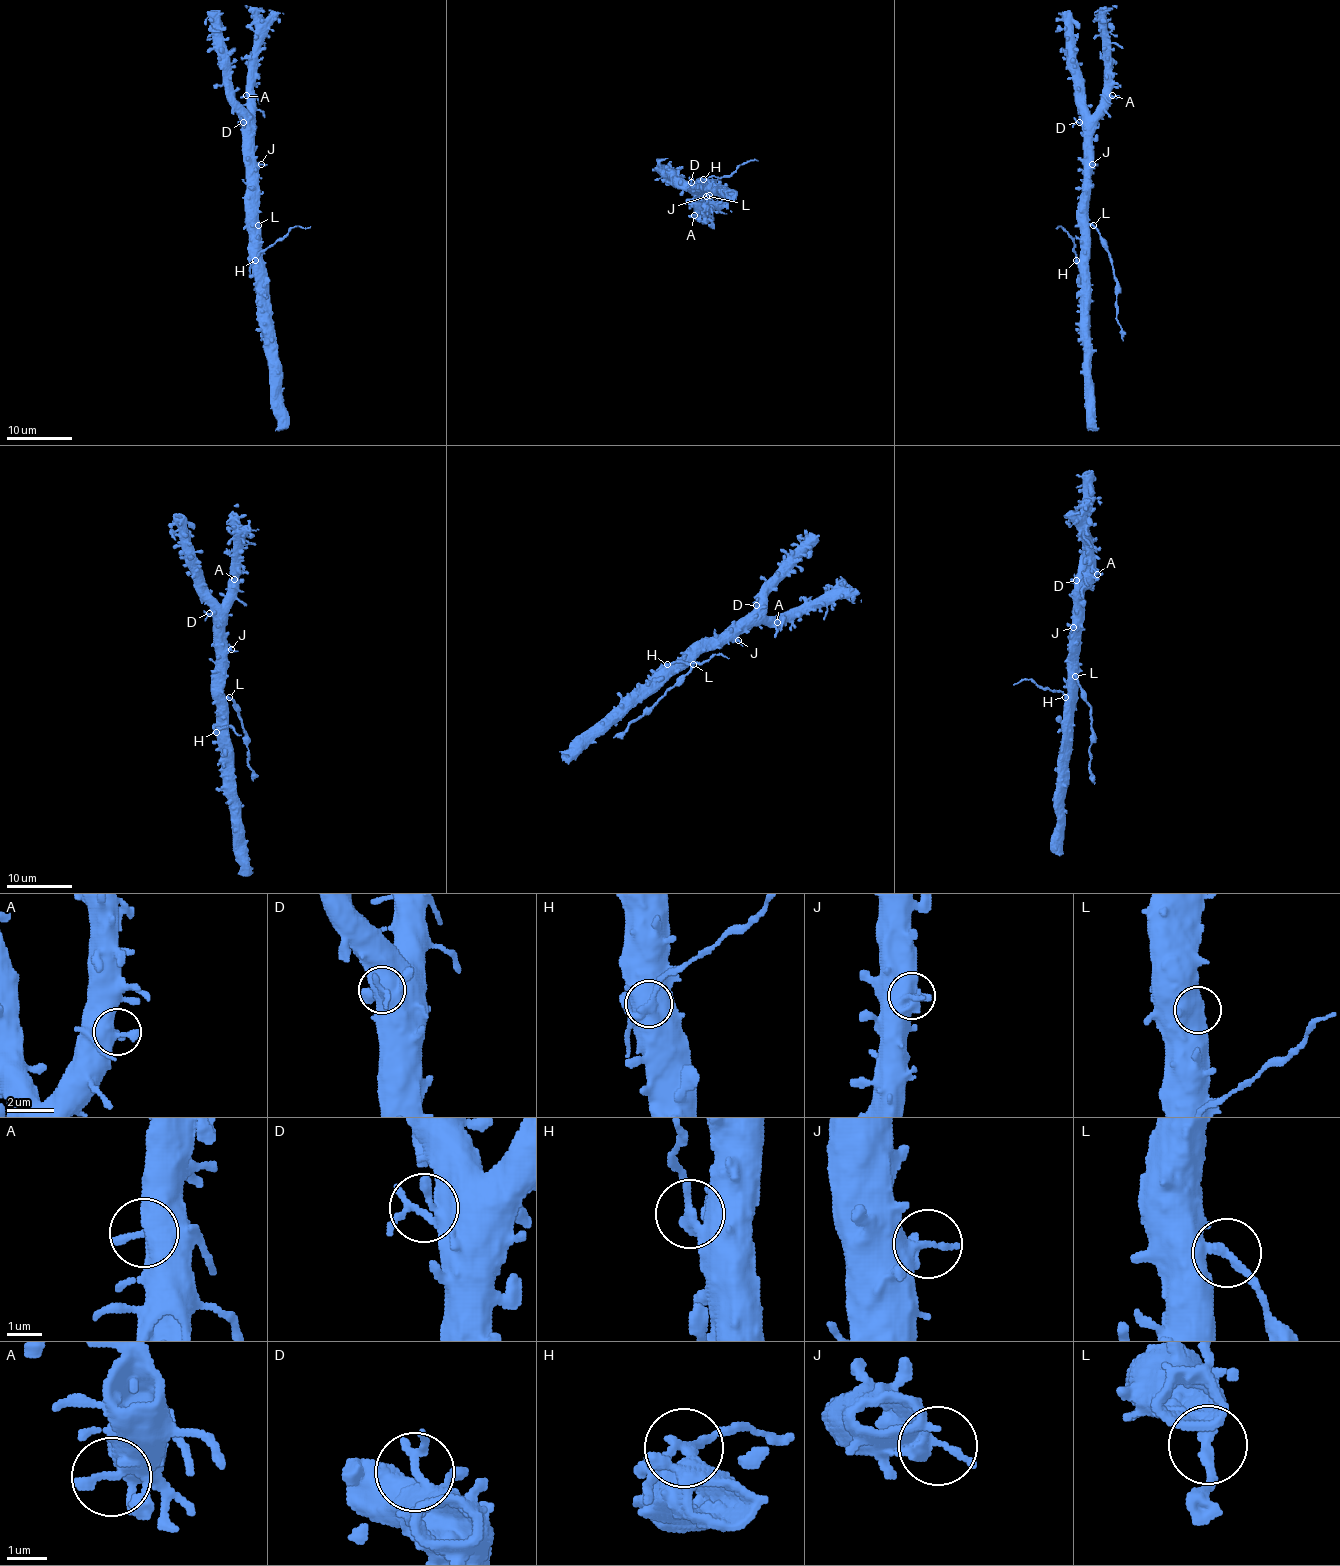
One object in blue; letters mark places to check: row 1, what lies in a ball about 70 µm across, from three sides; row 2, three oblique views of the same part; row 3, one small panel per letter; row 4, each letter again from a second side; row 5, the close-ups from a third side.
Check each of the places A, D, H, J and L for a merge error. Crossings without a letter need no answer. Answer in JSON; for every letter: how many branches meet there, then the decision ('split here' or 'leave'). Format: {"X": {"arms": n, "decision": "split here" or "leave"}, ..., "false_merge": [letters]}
{"A": {"arms": 2, "decision": "leave"}, "D": {"arms": 2, "decision": "leave"}, "H": {"arms": 2, "decision": "split here"}, "J": {"arms": 1, "decision": "leave"}, "L": {"arms": 2, "decision": "split here"}, "false_merge": ["H", "L"]}

